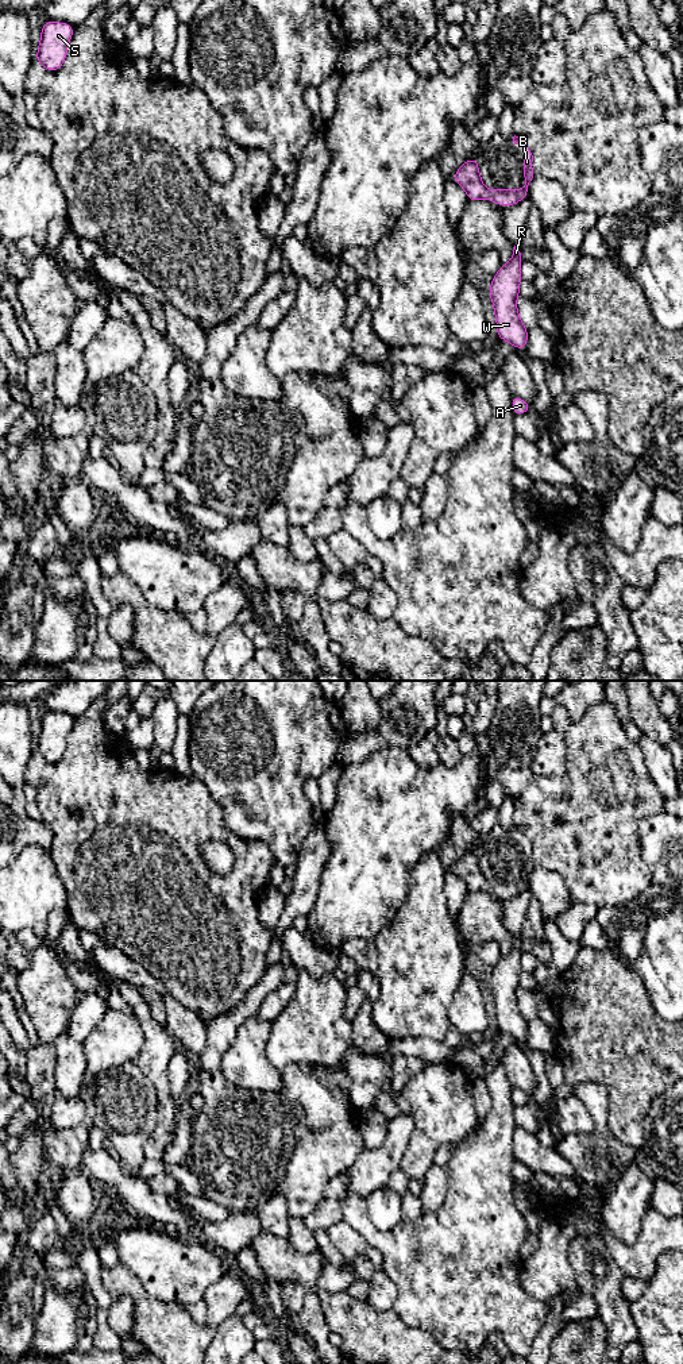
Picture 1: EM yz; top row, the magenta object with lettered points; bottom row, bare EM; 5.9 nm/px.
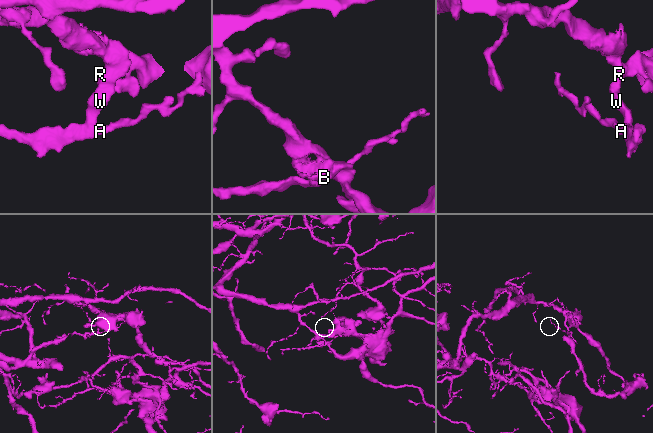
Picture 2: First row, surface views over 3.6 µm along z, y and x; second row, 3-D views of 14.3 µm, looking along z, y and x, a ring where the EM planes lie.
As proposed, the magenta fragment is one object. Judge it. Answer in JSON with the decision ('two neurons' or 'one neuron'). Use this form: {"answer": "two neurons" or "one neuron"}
{"answer": "one neuron"}

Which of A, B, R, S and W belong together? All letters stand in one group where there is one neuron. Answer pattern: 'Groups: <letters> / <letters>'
Groups: A B R S W

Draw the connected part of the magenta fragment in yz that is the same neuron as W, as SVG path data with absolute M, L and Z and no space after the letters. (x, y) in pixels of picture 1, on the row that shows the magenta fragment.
M516 244L510 261L493 276L489 289L497 321L497 336L517 350L525 350L528 343L528 328L521 321L517 309L517 297L522 281L521 263L520 246Z

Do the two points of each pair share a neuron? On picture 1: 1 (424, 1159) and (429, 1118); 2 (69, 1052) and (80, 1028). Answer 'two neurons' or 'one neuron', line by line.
1: one neuron
2: two neurons

